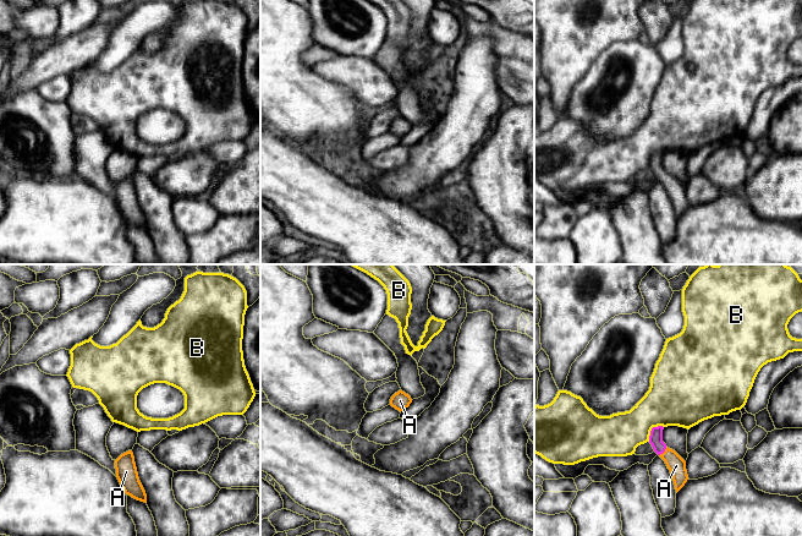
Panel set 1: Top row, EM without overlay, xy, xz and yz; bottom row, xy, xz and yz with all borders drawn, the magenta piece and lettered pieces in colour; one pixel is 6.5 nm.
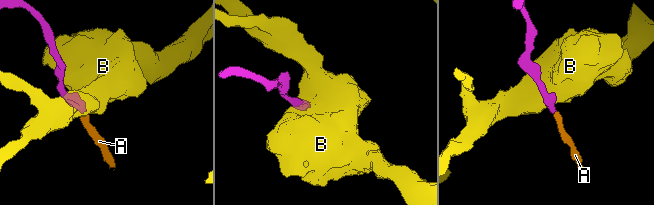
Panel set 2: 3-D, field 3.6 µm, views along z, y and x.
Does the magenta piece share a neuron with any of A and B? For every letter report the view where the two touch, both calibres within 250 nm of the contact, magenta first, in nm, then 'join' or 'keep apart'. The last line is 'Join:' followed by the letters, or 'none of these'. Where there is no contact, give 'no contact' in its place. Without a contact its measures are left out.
A: contact in yz; calibres 90 and 120 nm; join
B: contact in yz; calibres 90 and 360 nm; keep apart
Join: A

